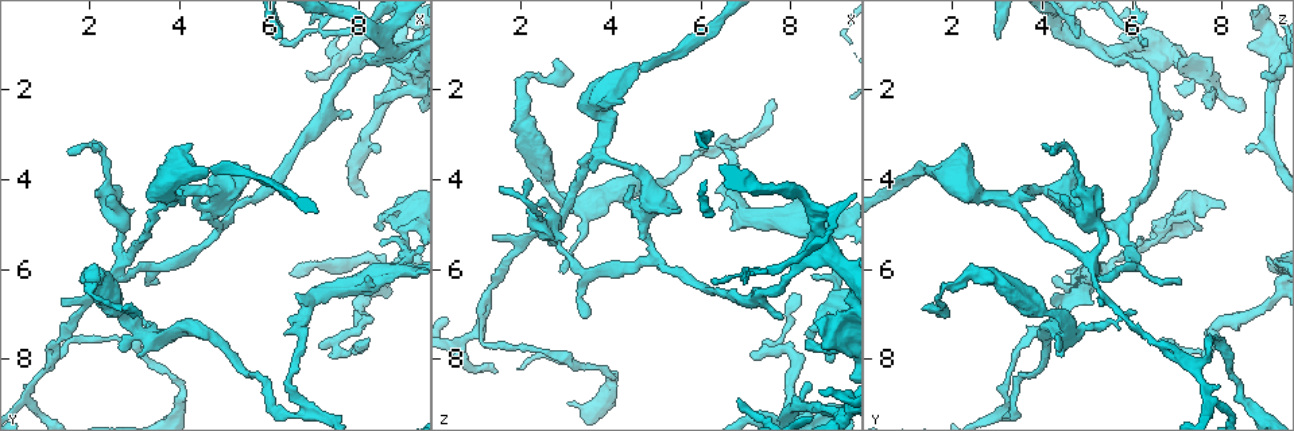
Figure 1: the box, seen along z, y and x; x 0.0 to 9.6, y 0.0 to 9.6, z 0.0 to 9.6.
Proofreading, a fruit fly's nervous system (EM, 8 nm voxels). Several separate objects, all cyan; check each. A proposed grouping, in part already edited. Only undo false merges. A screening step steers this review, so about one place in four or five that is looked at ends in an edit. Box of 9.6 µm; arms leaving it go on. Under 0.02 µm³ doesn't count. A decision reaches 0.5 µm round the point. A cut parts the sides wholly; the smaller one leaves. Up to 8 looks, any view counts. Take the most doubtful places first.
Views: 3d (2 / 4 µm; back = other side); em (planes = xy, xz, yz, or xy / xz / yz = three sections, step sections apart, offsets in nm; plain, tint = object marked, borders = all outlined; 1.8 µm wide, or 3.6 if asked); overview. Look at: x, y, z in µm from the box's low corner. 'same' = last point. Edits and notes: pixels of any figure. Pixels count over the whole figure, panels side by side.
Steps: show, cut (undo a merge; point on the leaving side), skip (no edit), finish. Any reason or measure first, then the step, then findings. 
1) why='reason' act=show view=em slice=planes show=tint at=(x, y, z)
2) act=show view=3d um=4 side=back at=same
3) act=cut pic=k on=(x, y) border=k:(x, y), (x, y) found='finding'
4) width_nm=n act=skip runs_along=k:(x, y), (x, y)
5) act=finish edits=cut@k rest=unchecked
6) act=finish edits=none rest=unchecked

why='sharp bend' act=show view=em um=3.6 slice=planes show=tint at=(8.20, 7.05, 7.90)

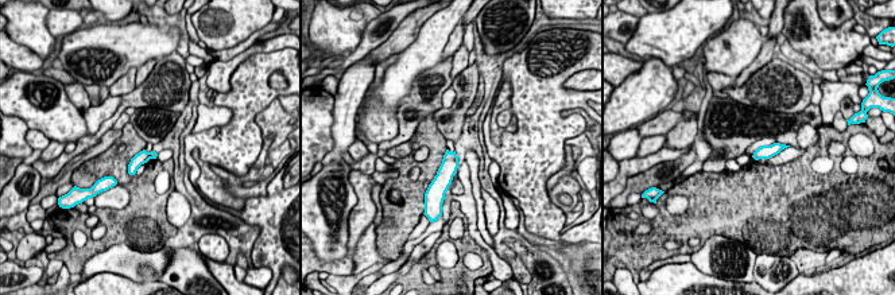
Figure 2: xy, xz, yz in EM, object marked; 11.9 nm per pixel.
act=skip found='one cell here'

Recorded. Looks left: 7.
why='branch point' act=show view=em slice=planes show=plain at=(3.70, 4.40, 3.45)

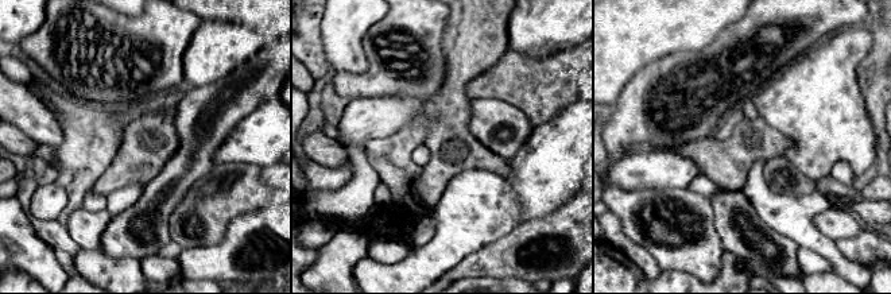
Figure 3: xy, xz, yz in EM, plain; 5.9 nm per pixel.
why='where the object lies' act=show view=em slice=planes show=tint at=same

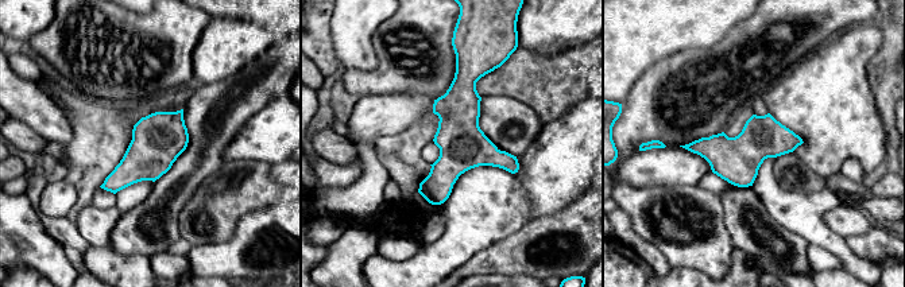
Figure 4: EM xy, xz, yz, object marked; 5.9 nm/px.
width_nm=280 act=skip runs_along=4:(459, 59), (459, 152), (434, 201) found='all the same cell'

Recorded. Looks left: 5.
why='side arm on a straight run' act=show view=3d um=4 at=(9.15, 5.05, 6.65)

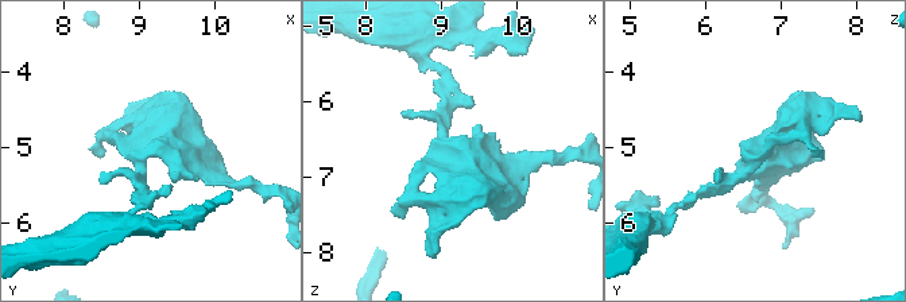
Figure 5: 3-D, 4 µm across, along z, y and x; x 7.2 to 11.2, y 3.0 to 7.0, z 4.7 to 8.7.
act=show view=em slice=planes show=tint at=(9.15, 5.00, 6.60)

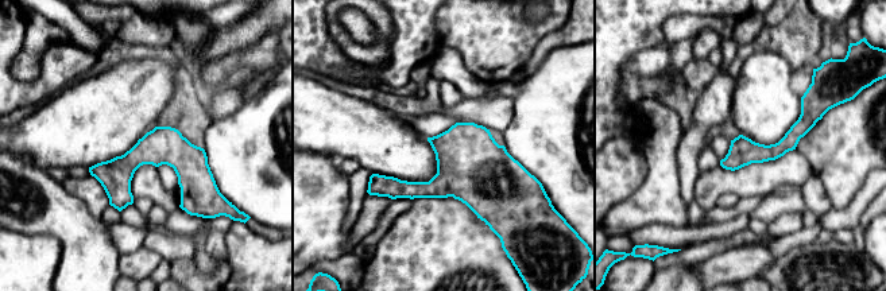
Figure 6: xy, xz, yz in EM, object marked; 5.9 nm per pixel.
act=skip runs_along=6:(93, 170), (175, 155), (211, 190) found='all the same cell'

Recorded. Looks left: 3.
act=finish edits=none rest=unchecked

